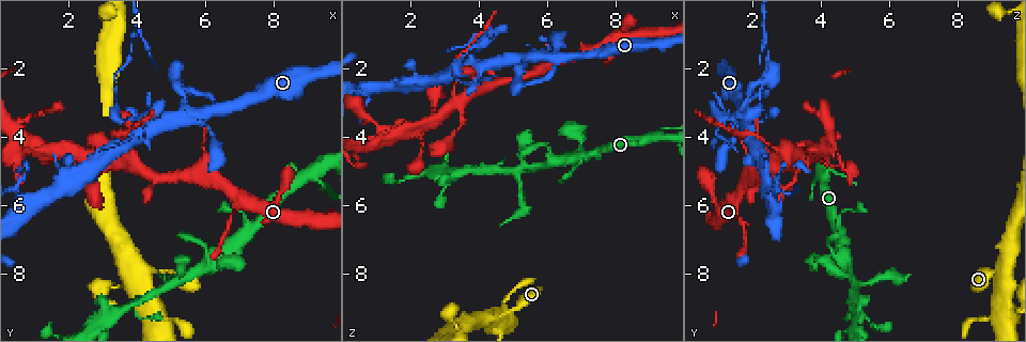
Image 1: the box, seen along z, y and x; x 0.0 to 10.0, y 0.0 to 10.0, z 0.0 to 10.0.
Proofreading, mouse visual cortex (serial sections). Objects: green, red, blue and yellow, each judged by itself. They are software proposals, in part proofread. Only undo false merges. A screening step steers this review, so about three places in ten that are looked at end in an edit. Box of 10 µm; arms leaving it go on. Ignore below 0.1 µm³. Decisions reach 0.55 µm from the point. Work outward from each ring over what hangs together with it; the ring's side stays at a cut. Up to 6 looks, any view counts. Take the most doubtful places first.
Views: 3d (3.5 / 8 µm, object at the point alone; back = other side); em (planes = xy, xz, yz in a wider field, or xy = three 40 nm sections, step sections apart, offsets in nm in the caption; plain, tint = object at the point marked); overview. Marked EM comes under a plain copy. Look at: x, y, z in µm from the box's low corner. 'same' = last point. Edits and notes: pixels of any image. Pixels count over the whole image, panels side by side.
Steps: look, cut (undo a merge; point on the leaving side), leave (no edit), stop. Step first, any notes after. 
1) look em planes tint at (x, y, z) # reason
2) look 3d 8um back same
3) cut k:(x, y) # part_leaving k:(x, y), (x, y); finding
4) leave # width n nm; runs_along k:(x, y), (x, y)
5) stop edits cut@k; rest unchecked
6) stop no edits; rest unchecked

look 3d 3.5um at (9.05, 5.05, 4.10) # two arms in line, one across

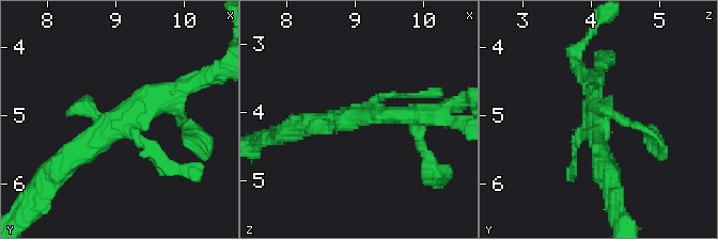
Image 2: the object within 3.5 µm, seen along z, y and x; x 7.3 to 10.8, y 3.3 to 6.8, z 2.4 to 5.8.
look em xy step 3 tint at (9.05, 5.05, 4.05)

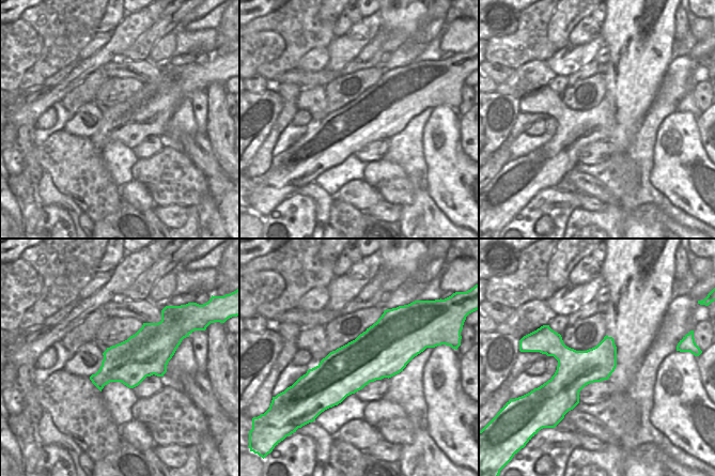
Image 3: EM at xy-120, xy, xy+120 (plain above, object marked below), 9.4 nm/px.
leave # runs_along 2:(57, 169), (178, 88); continuous, no second cell

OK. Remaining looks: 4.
look 3d 8um at (6.80, 7.25, 4.65) # two arms in line, one across

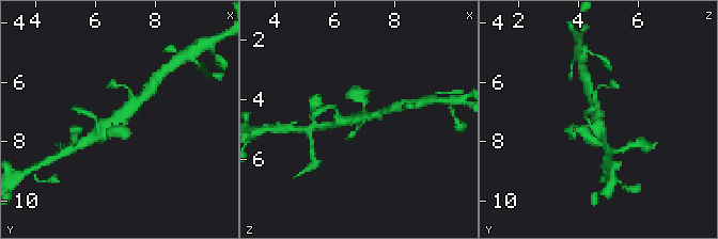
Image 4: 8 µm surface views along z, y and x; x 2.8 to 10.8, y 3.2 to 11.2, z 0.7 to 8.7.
look em xy step 5 tint same # arms 3; arm_widths 200, 300, 300 nm

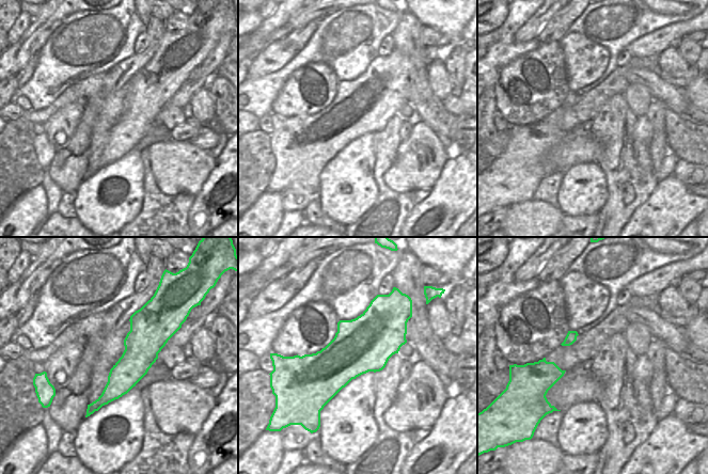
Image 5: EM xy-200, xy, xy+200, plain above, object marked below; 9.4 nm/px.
leave # runs_along 4:(143, 97), (96, 137); continuous, no second cell

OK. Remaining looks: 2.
look 3d 3.5um at (4.65, 9.30, 9.20) # sharp bend

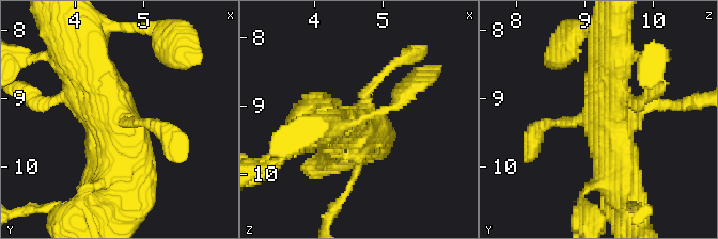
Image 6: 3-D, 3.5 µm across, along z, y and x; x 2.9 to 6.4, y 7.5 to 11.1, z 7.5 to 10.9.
look em xy step 1 tint at (4.70, 9.30, 9.20) # shape alone is not enough

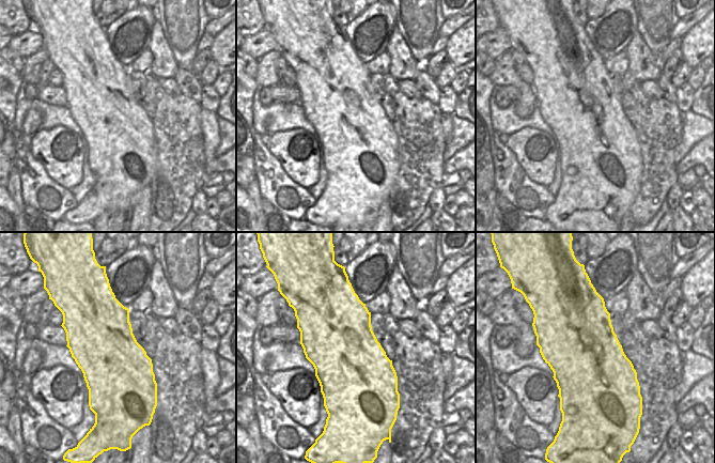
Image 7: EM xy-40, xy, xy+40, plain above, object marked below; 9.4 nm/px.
leave # runs_along 6:(89, 56), (111, 109), (157, 125); one cell here

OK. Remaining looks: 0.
stop no edits; rest unchecked

